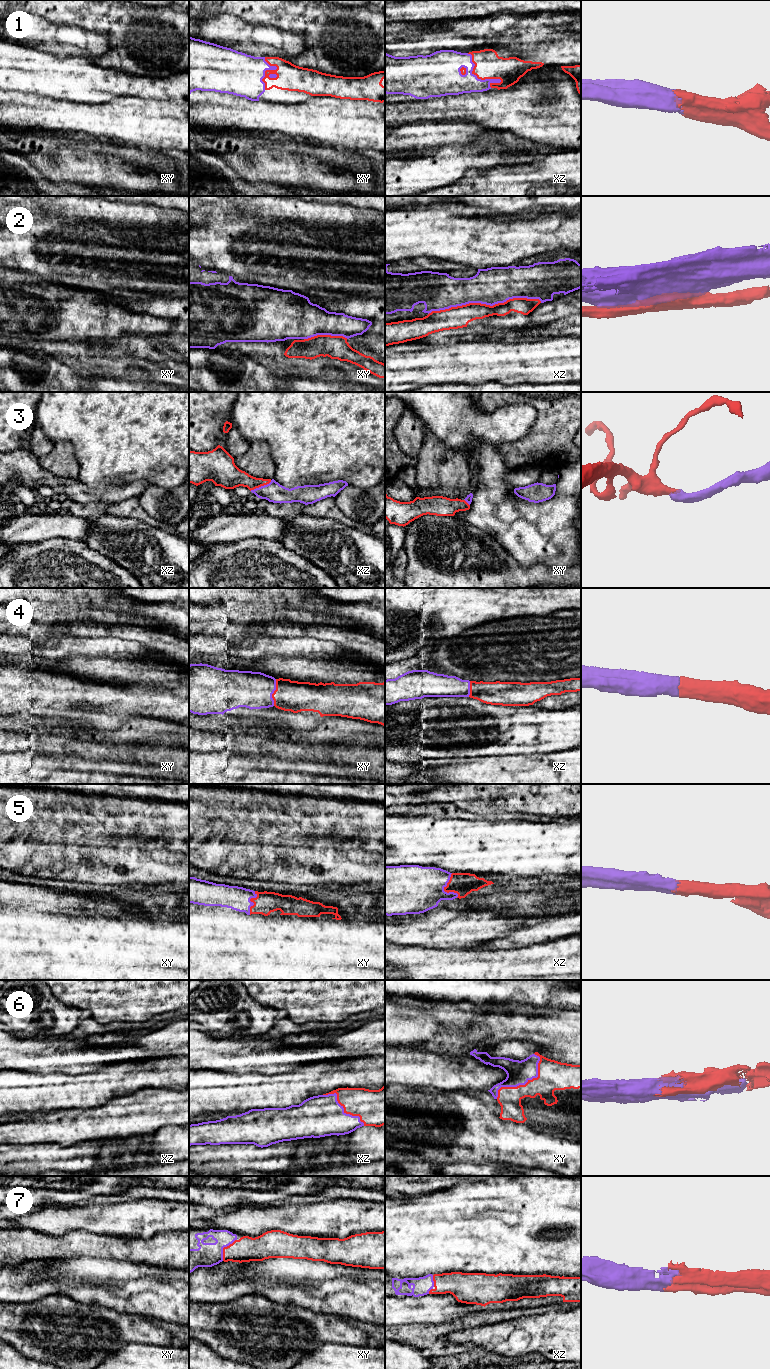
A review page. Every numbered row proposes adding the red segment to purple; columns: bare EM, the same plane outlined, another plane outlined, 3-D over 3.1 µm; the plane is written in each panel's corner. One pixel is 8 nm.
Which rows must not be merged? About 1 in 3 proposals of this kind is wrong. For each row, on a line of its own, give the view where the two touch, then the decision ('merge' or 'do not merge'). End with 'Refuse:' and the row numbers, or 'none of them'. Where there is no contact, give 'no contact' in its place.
1: contact in xz; merge
2: contact in xz; do not merge
3: contact in xz; merge
4: contact in xy; merge
5: contact in xz; merge
6: contact in xy; merge
7: contact in xy; merge
Refuse: 2

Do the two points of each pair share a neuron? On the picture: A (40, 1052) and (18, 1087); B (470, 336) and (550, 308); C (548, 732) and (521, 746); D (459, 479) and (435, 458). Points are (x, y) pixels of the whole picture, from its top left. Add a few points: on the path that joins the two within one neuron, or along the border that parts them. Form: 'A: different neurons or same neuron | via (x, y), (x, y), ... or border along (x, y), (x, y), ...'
A: different neurons | border along (10, 1068), (43, 1073)
B: different neurons | border along (556, 319), (533, 325)
C: same neuron | via (541, 737), (536, 742), (528, 745)
D: same neuron | via (453, 473), (441, 464)

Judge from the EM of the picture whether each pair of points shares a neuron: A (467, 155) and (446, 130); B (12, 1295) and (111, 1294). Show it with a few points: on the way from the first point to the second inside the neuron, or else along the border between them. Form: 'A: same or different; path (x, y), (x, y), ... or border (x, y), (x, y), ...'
A: different; border (481, 139), (462, 144), (443, 144), (435, 147)
B: same; path (37, 1283), (86, 1283)

